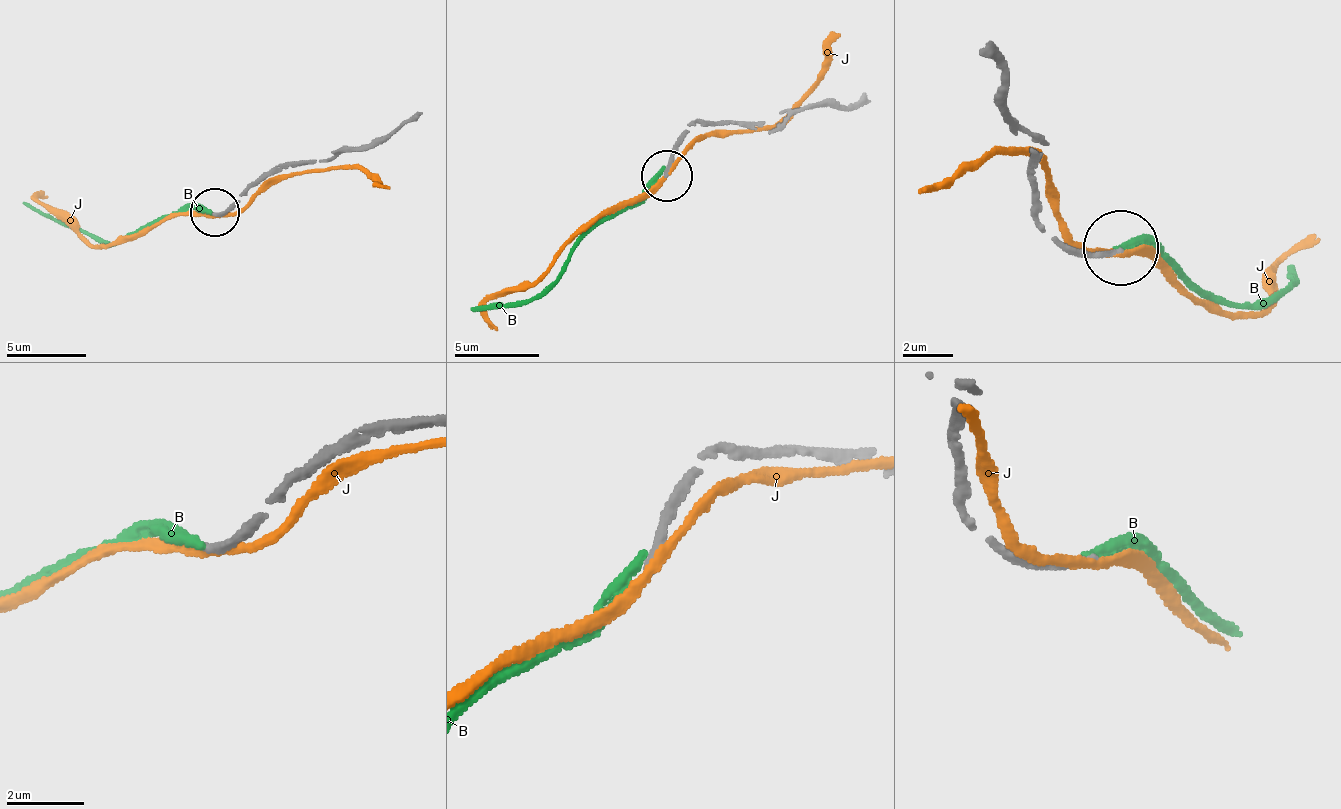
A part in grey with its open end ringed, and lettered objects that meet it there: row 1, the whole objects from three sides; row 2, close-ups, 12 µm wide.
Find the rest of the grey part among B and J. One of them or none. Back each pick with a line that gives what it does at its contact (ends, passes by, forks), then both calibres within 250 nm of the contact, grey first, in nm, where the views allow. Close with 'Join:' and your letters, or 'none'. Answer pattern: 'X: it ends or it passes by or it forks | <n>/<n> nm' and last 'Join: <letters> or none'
Join: none

